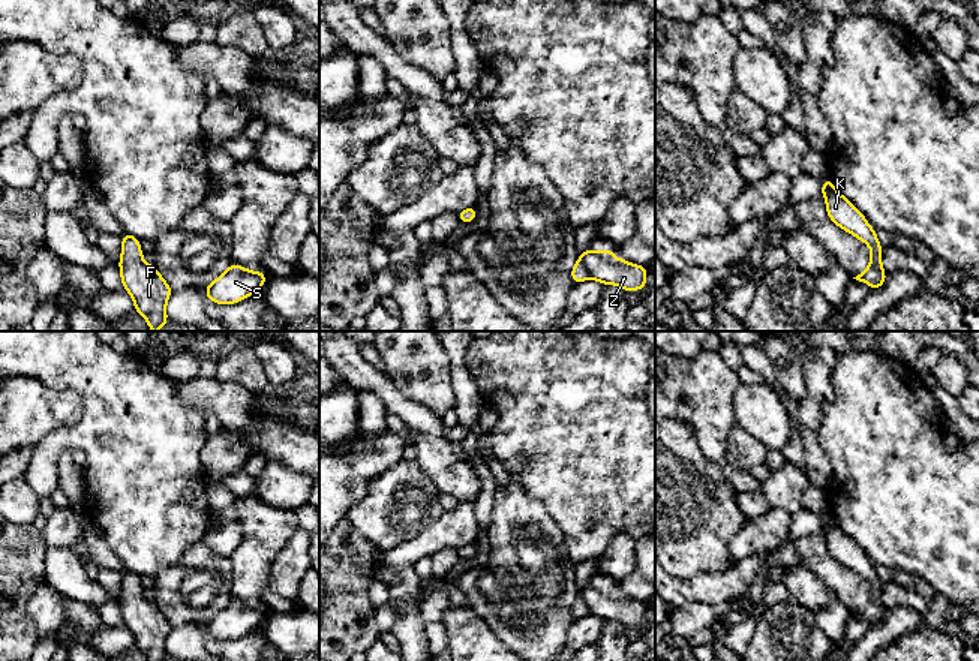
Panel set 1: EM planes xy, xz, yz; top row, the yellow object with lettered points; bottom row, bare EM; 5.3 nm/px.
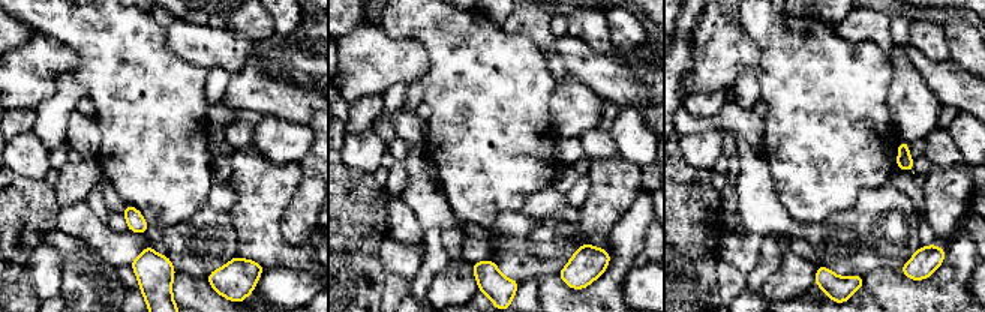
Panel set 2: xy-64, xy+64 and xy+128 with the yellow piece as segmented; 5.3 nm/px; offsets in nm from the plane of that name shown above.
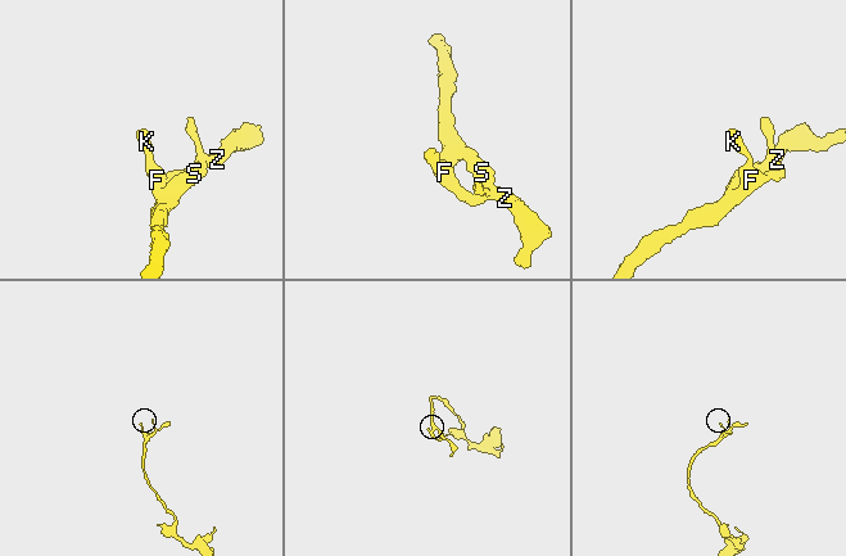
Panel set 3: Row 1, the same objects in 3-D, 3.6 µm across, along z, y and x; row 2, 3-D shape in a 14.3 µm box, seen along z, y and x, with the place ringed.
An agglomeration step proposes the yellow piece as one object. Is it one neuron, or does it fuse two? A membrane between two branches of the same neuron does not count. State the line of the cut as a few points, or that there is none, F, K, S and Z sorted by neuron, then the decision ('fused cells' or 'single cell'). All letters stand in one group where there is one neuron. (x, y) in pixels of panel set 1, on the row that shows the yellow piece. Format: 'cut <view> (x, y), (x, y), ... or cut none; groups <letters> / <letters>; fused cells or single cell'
cut none; groups F K S Z; single cell

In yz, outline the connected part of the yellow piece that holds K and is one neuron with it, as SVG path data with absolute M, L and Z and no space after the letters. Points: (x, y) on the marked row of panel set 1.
M829 178L823 181L822 195L826 198L829 219L844 231L867 243L871 249L868 268L853 279L868 283L873 289L883 286L886 279L886 273L882 268L883 247L877 240L876 231L870 226L862 213L834 187L834 183Z

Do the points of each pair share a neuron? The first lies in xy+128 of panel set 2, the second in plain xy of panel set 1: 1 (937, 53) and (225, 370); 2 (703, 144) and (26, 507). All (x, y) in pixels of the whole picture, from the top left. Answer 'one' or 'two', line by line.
1: one
2: one

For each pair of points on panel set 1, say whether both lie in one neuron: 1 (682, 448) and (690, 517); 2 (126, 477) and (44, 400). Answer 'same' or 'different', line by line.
1: same
2: different

